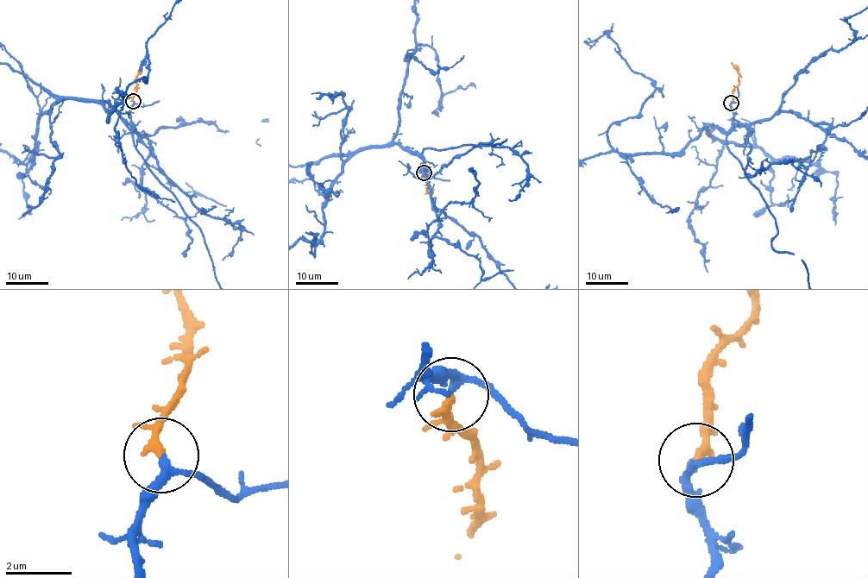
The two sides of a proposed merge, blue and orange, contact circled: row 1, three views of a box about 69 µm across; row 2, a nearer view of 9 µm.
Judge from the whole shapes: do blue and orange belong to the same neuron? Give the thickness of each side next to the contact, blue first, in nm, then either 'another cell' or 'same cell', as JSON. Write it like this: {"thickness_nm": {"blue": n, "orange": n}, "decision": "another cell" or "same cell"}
{"thickness_nm": {"blue": 200, "orange": 260}, "decision": "same cell"}

